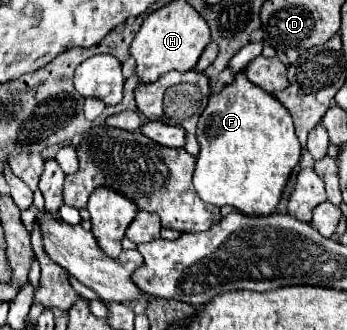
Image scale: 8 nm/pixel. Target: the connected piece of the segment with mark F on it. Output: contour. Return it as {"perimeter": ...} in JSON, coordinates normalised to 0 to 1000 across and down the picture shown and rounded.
{"perimeter":[[[700,218],[643,279],[608,285],[568,376],[579,461],[556,558],[568,588],[620,624],[671,624],[706,655],[775,655],[793,642],[816,570],[862,497],[867,436],[856,430],[833,333],[781,285],[729,261]]]}

